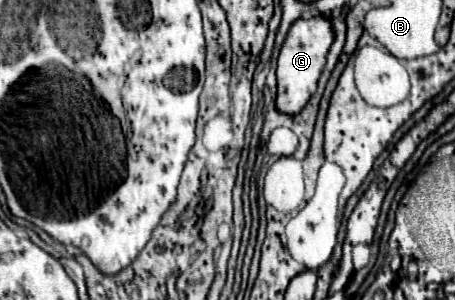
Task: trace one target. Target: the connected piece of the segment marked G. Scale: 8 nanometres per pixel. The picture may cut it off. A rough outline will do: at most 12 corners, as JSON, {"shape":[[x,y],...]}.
{"shape":[[326,18],[296,20],[278,56],[276,110],[296,116],[334,42]]}

